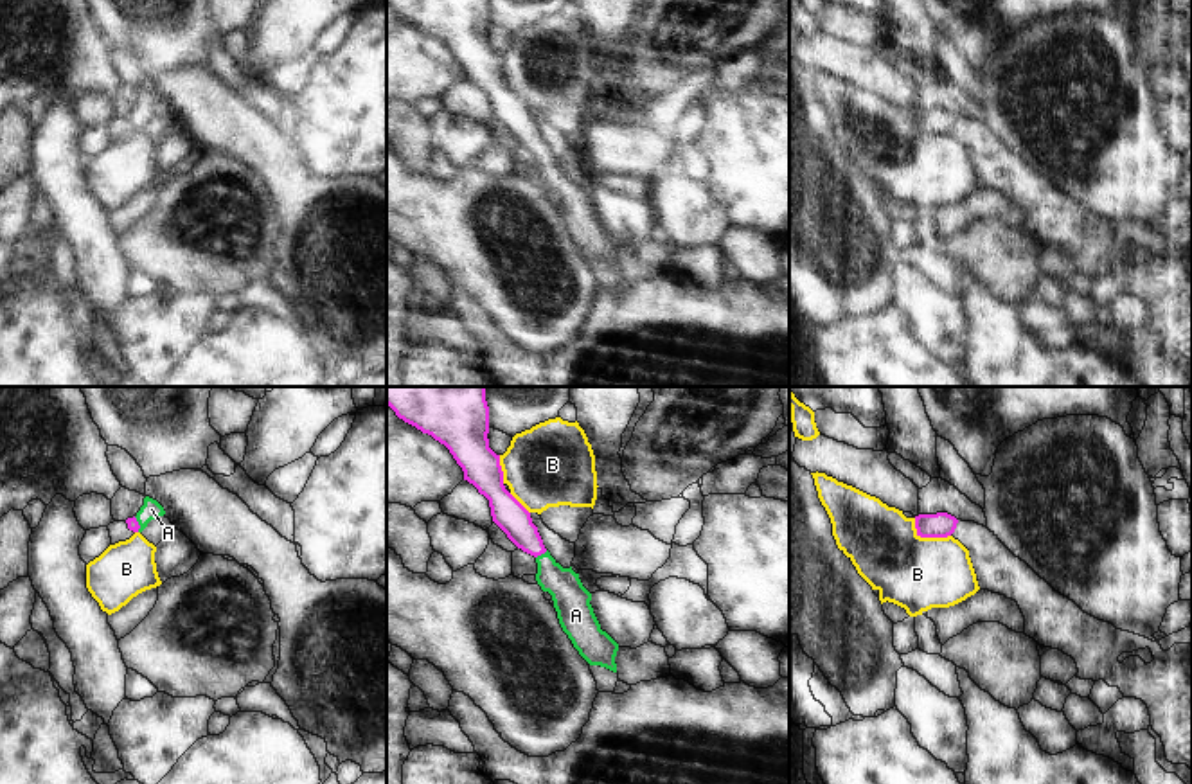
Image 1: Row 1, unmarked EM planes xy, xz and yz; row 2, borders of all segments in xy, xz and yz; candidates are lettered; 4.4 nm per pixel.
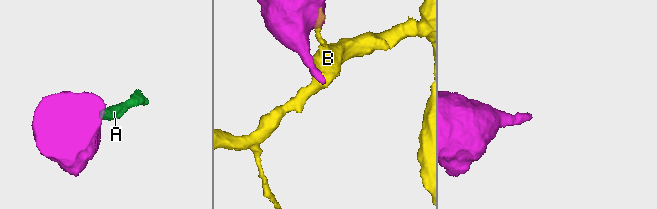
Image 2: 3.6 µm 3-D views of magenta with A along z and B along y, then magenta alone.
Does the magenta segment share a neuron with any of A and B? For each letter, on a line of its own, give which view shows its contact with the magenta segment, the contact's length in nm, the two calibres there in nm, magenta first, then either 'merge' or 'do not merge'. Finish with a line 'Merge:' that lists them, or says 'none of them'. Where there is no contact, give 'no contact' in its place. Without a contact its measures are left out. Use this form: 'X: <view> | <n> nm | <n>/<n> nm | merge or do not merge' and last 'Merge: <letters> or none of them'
A: xz | 70 nm | 150/160 nm | merge
B: yz | 190 nm | 110/320 nm | do not merge
Merge: A

